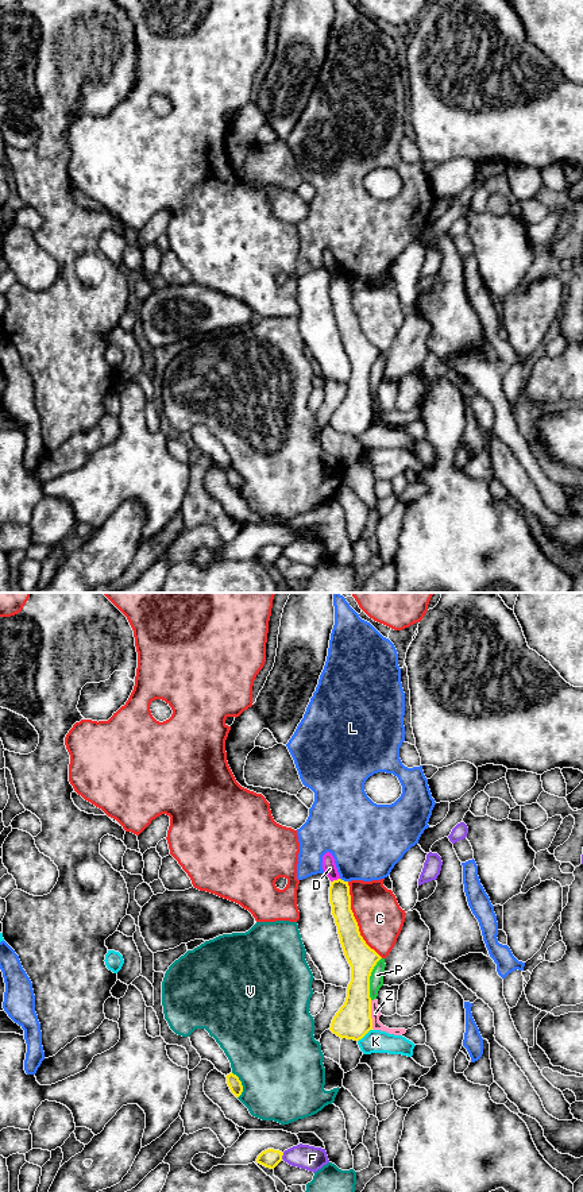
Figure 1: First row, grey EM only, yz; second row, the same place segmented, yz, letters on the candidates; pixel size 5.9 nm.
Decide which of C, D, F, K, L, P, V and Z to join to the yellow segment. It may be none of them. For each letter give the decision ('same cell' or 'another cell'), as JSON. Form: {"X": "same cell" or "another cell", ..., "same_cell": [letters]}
{"C": "another cell", "D": "another cell", "F": "another cell", "K": "another cell", "L": "another cell", "P": "another cell", "V": "another cell", "Z": "another cell", "same_cell": []}

